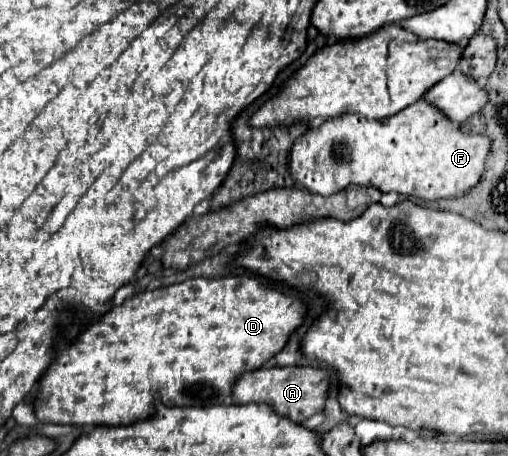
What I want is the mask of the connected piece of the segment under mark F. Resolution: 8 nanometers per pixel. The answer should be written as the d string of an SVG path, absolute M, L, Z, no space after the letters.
M456 70L440 80L424 100L378 122L370 122L362 114L340 114L310 128L292 146L292 178L306 190L322 196L342 192L350 184L414 196L424 202L470 192L480 182L492 146L486 134L464 132L458 124L482 110L488 102L488 92L480 82Z

